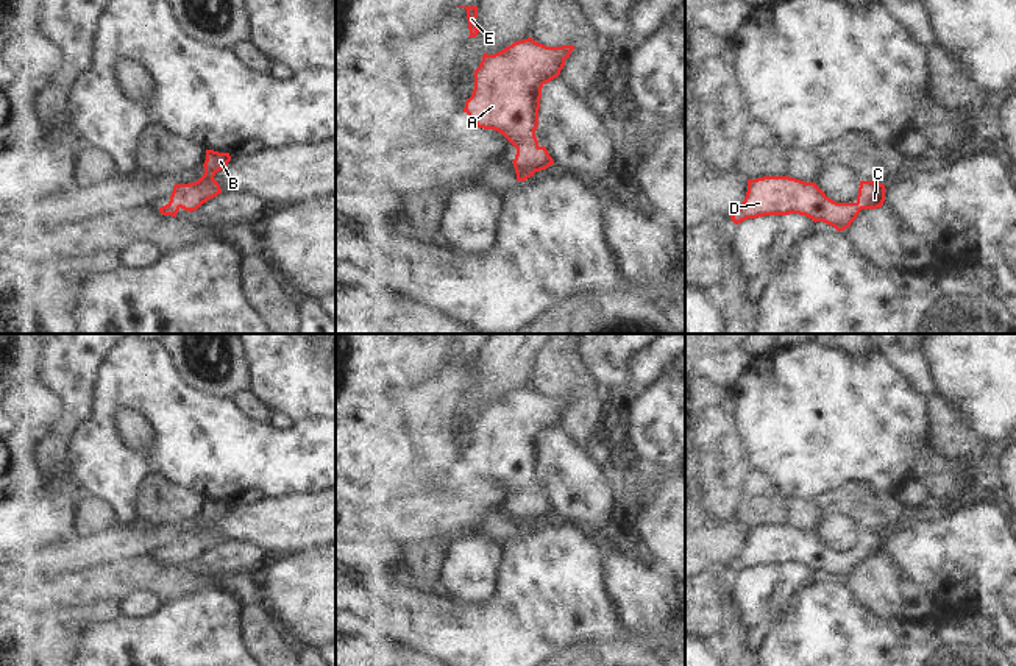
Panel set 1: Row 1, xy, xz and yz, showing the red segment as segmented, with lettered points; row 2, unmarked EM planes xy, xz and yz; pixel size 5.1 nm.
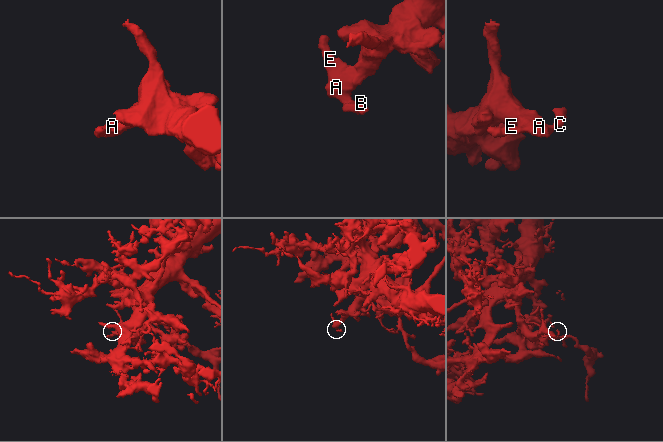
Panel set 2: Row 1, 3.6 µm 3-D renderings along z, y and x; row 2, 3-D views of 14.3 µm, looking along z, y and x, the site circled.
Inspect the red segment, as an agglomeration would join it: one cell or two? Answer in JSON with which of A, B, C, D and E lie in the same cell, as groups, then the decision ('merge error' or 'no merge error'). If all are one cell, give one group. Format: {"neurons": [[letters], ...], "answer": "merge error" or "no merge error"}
{"neurons": [["A", "B", "C", "D", "E"]], "answer": "no merge error"}

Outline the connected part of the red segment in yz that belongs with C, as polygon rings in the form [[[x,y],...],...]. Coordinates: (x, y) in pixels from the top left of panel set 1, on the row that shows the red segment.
[[[763,176],[748,179],[748,192],[741,206],[730,215],[735,225],[765,215],[799,214],[824,221],[837,231],[844,231],[861,209],[882,207],[885,186],[874,181],[860,181],[855,203],[830,200],[816,182],[805,182],[790,176]]]

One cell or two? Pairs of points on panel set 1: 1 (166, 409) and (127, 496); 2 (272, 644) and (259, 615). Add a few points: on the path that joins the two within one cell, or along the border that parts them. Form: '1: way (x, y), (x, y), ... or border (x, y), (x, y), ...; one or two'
1: way (166, 431), (166, 449), (139, 474); one
2: way (267, 637), (259, 623); one

